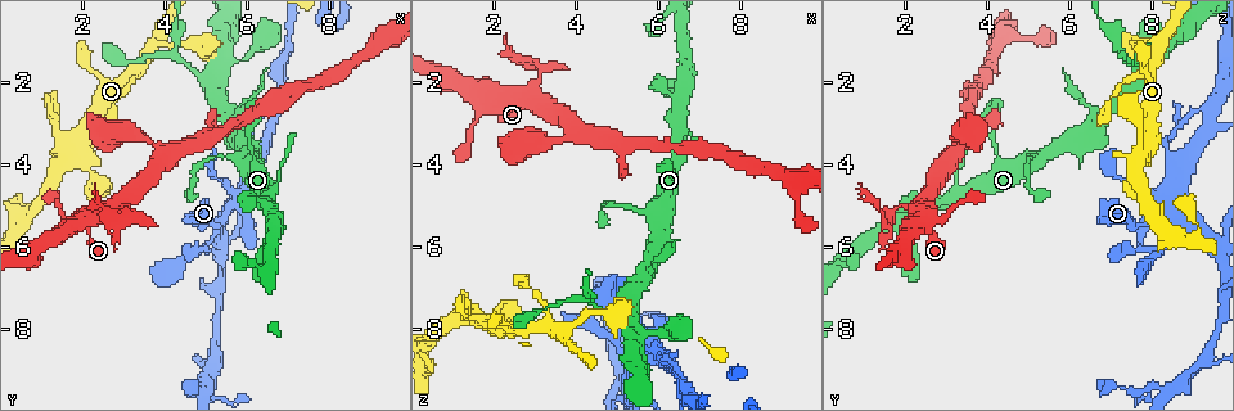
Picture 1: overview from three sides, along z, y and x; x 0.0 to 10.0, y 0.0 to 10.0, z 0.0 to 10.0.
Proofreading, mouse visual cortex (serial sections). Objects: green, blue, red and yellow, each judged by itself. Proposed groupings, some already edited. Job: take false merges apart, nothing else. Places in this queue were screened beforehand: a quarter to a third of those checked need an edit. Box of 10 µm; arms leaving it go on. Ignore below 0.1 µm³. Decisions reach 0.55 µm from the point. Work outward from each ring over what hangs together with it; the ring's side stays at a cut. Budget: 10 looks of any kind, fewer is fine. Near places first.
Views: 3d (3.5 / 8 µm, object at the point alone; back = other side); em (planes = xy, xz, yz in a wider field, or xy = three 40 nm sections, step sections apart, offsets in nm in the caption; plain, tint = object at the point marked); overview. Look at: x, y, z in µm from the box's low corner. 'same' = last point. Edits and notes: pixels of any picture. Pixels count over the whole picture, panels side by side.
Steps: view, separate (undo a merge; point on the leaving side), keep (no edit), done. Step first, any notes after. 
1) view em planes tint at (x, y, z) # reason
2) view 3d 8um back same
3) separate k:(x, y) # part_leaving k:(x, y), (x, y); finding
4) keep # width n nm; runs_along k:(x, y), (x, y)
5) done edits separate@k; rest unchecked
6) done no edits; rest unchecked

view 3d 3.5um at (3.20, 5.20, 1.65) # sharp bend

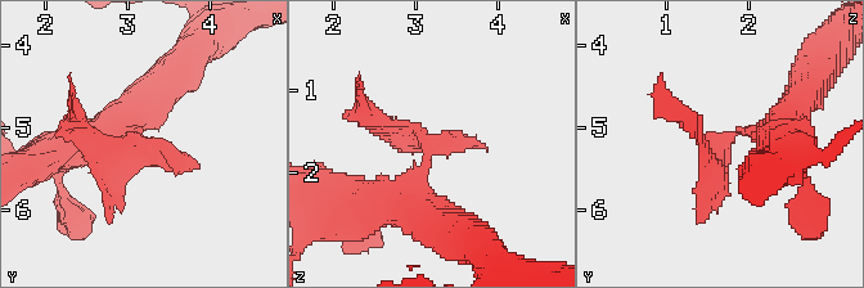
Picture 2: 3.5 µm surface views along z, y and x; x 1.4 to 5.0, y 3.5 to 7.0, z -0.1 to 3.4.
view em xy step 3 tint at (3.15, 5.20, 1.65) # need the tissue

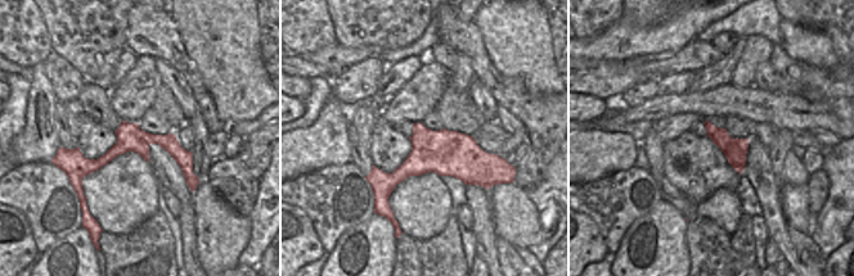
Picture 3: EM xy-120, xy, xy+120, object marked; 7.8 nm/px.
view em xy step 2 tint same # cut it another way

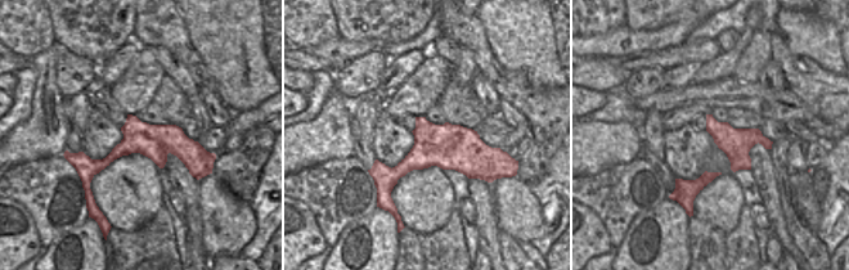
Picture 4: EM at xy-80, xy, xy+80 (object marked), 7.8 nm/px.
separate 2:(399, 144) # width 360 nm; part_leaving 2:(427, 154), (360, 102); a second cell is stuck on

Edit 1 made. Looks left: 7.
view 3d 3.5um at (5.40, 5.25, 8.55) # four-way junction

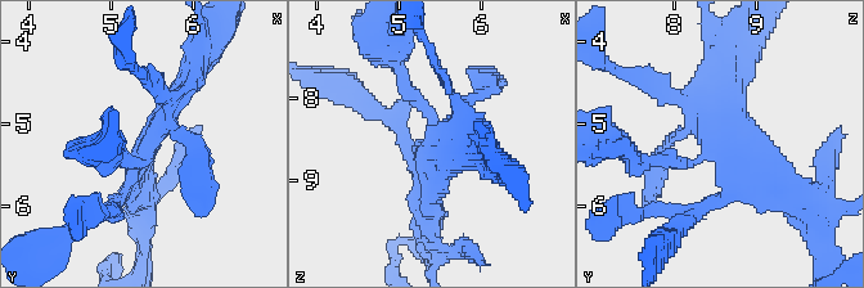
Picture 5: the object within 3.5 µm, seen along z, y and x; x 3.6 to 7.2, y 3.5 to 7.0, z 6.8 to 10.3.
view em xy step 2 tint at (5.50, 5.25, 8.45) # need the tissue

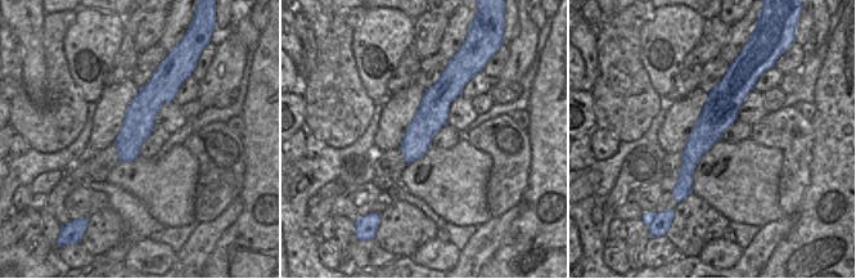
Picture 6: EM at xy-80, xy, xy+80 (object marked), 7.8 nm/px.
keep # width 240 nm; runs_along 5:(400, 73), (436, 126), (427, 202); all the same cell

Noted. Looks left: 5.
view 3d 3.5um at (5.15, 8.65, 9.35)

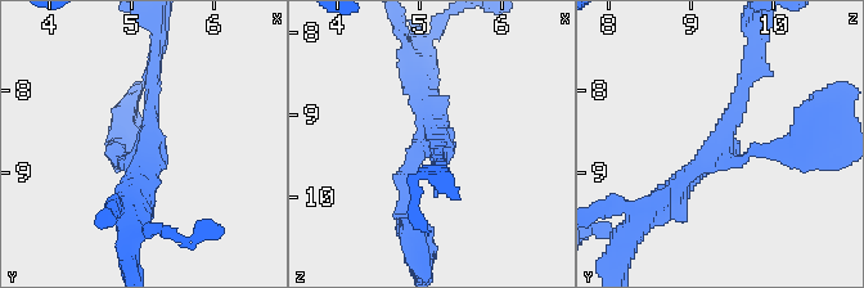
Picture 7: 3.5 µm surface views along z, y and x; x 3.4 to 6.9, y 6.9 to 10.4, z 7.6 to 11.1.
view em planes tint at (5.20, 8.65, 9.35)

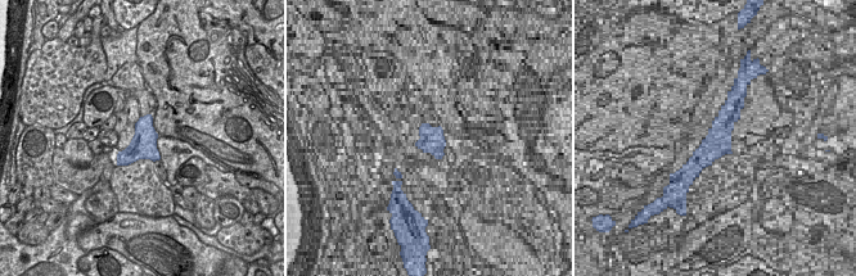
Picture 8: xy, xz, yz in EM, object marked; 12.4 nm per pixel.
keep # runs_along 7:(755, 66), (719, 144), (660, 199); one cell here

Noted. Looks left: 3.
view 3d 3.5um back at (4.55, 1.65, 7.55) # calibre changes

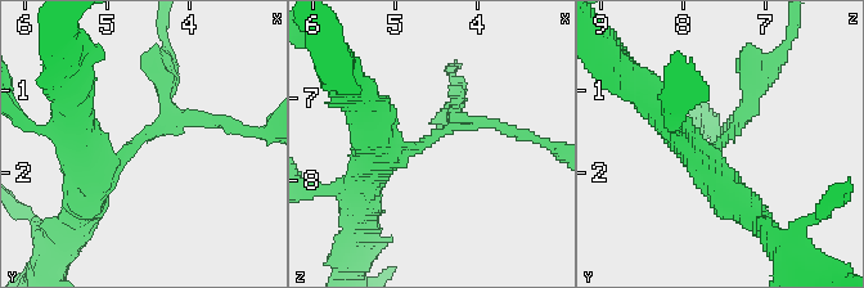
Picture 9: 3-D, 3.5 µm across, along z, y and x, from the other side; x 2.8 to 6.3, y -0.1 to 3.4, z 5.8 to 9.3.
view em xy step 1 tint at (4.55, 1.60, 7.50) # need the tissue

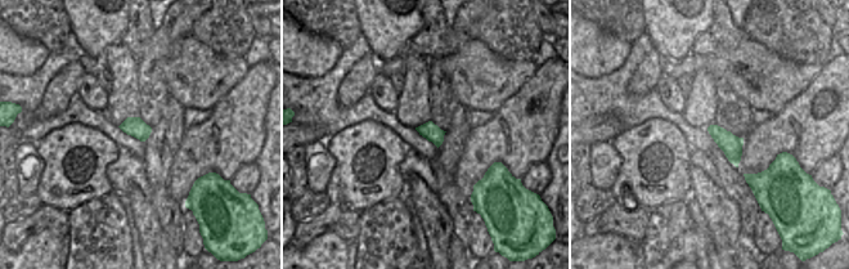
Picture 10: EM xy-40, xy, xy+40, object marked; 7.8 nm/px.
separate 9:(226, 121) # two cells meet here

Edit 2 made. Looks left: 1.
done edits separate@2, separate@9; rest unchecked

